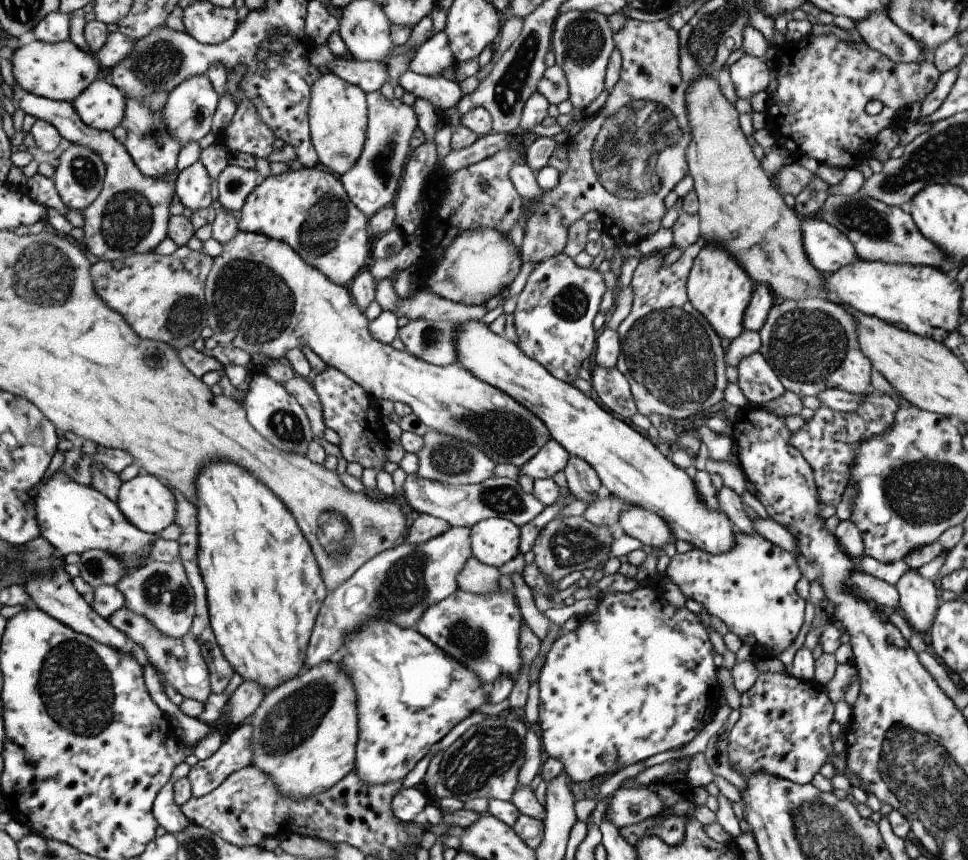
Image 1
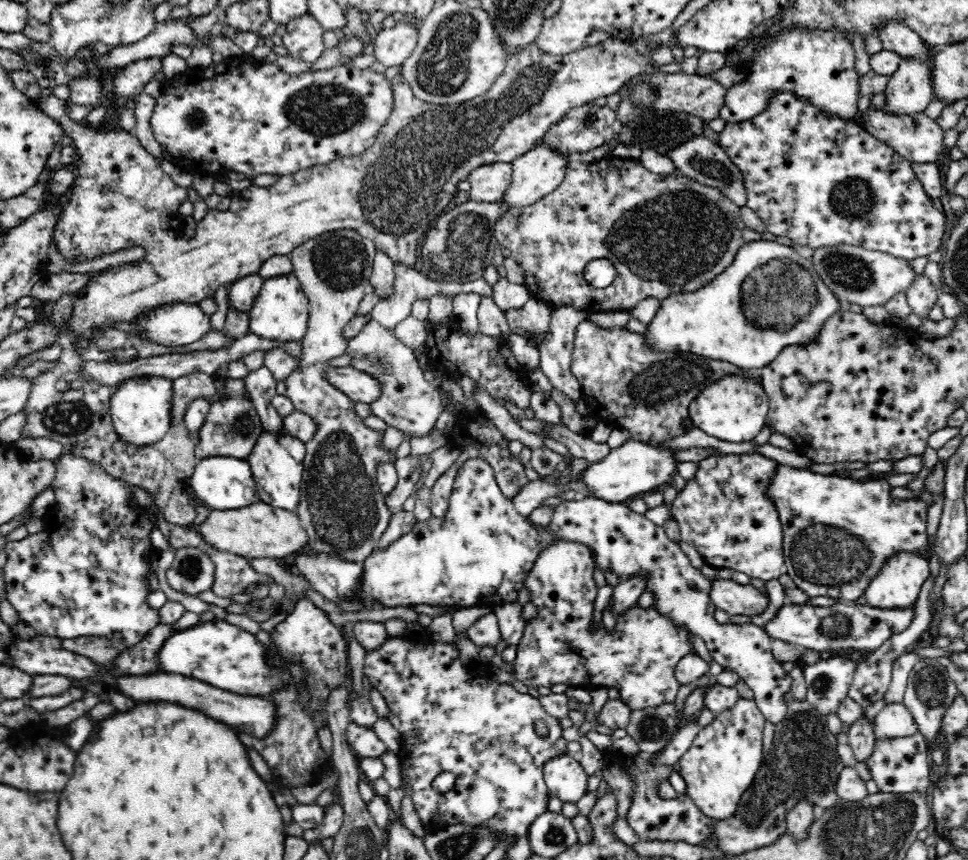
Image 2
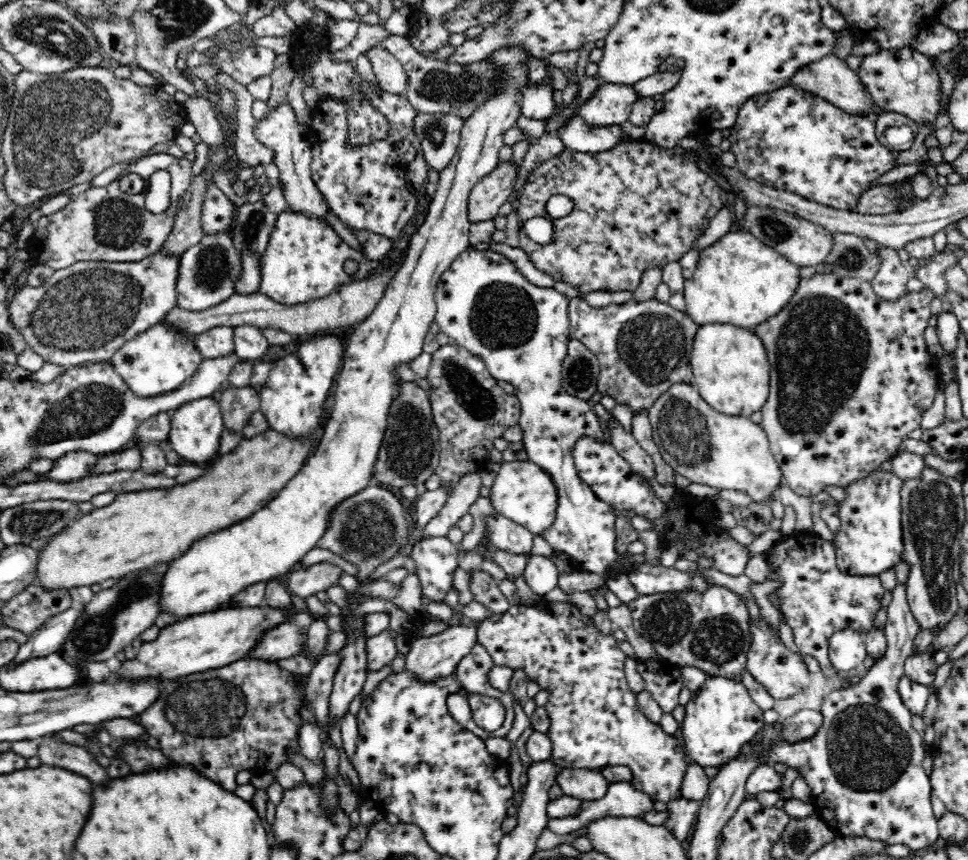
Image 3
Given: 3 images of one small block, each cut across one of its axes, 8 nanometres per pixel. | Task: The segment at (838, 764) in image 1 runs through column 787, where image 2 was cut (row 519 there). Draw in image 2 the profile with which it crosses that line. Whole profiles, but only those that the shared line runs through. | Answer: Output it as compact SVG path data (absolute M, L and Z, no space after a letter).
M720 453L697 463L695 478L672 504L681 541L694 547L708 565L732 568L762 580L777 578L784 572L783 528L768 492L778 461L761 453Z

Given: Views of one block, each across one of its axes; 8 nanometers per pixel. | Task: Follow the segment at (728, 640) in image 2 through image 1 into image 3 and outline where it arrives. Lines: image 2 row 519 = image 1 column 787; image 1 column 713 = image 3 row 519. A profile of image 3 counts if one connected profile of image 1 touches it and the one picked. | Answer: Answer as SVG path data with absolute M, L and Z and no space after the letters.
M470 246L465 251L462 251L456 259L453 260L450 268L446 269L442 274L441 280L439 281L437 292L435 295L435 300L437 303L437 314L435 322L440 327L440 333L446 334L452 343L466 349L467 352L478 355L486 365L486 368L490 371L490 374L495 379L505 380L513 386L513 394L518 398L519 404L521 405L521 416L518 424L522 429L524 429L524 438L522 442L525 446L525 449L528 454L528 460L538 464L539 467L544 468L558 487L558 508L556 518L554 522L550 525L550 528L547 528L544 532L541 532L539 535L546 540L546 543L550 545L550 548L556 553L564 553L566 556L569 556L571 560L575 563L575 567L578 570L584 572L592 572L592 574L606 574L608 570L612 570L618 562L622 562L624 558L627 557L627 552L622 553L618 552L616 548L616 543L618 536L616 535L616 520L617 513L616 507L606 503L606 501L598 498L596 493L592 491L592 487L588 486L586 482L582 480L582 477L578 475L578 469L575 467L574 457L573 457L573 446L577 440L580 438L591 438L595 440L598 444L604 444L606 442L606 434L603 432L605 425L602 423L602 420L594 412L594 408L590 407L586 401L580 401L577 397L570 396L562 386L562 368L563 362L566 358L568 351L568 344L571 342L570 335L570 323L569 323L569 300L564 297L561 293L555 290L555 288L540 288L538 286L532 285L522 272L512 265L505 256L494 252L492 249L488 250L478 250Z

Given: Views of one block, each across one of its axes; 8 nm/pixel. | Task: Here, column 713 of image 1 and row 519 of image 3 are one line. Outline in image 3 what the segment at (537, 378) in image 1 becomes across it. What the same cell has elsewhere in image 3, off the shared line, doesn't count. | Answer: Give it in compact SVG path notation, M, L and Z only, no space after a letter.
M530 460L503 461L491 488L495 512L521 524L534 534L544 532L554 522L558 508L558 487L552 476Z

